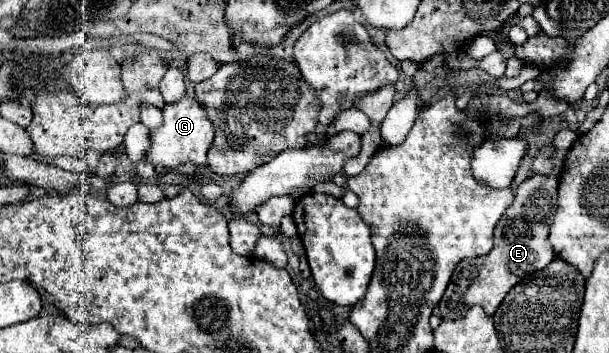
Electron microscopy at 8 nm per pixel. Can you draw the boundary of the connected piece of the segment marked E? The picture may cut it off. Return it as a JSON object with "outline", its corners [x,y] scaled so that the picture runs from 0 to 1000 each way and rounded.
{"outline":[[[938,365],[918,371],[908,405],[911,405],[908,496],[901,501],[878,496],[849,530],[846,569],[836,581],[836,592],[826,603],[826,615],[813,643],[813,694],[806,717],[783,734],[764,734],[750,751],[737,796],[737,813],[731,819],[731,836],[721,853],[724,898],[731,904],[754,898],[777,864],[790,864],[800,892],[810,892],[819,858],[836,830],[836,819],[842,819],[852,796],[859,796],[859,785],[869,785],[872,773],[892,762],[898,745],[911,734],[911,711],[905,705],[898,660],[908,609],[915,598],[915,479],[924,467],[931,428],[944,405],[944,371]]]}

